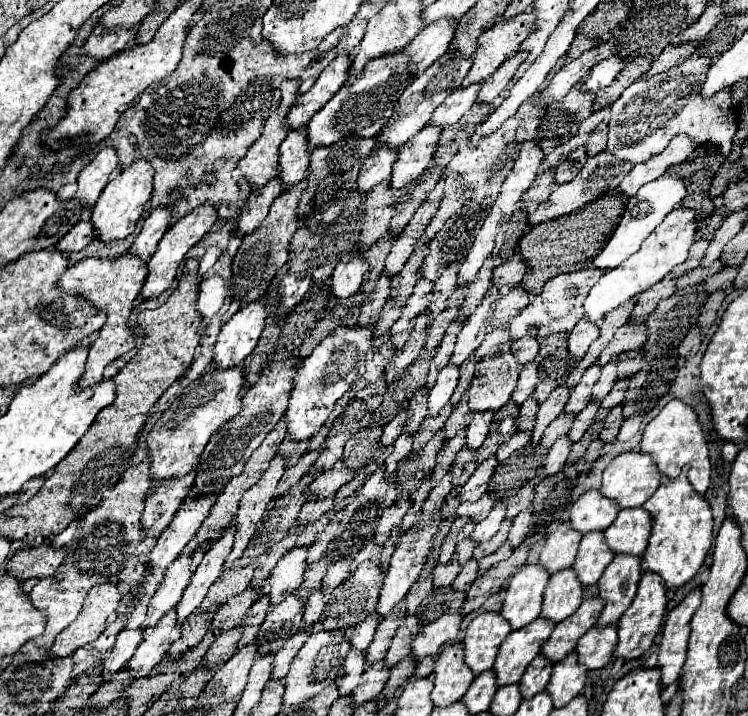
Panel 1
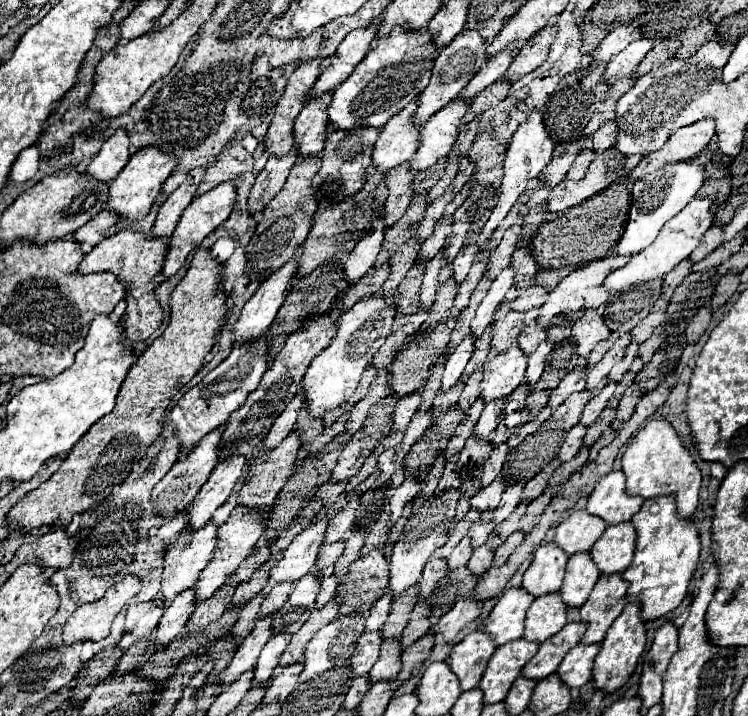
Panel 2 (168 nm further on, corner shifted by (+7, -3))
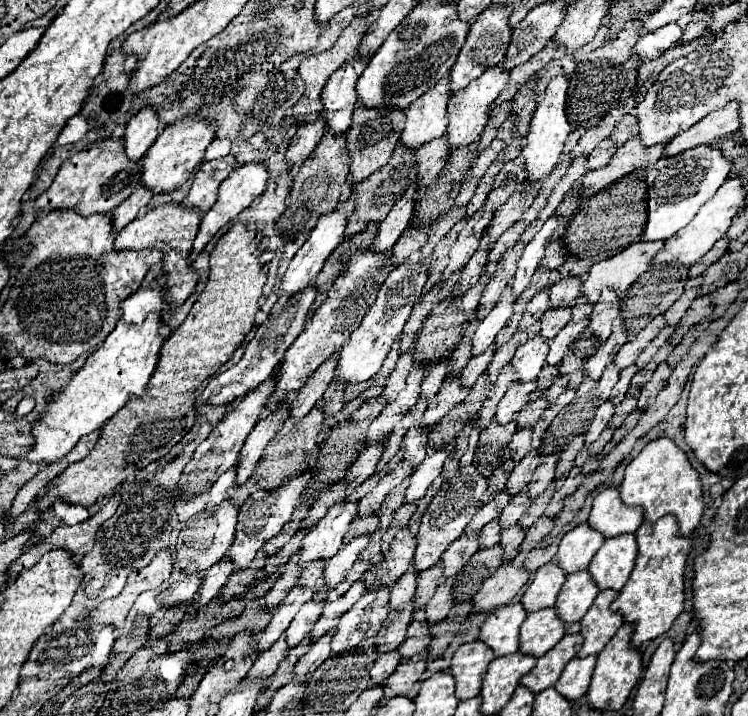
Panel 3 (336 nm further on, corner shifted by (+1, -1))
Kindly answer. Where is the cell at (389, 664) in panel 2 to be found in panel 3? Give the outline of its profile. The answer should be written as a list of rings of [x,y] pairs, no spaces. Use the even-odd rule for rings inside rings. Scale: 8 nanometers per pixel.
[[[414,620],[410,626],[408,626],[408,640],[398,648],[398,652],[406,658],[412,658],[416,652],[428,648],[430,644],[430,632],[428,632],[428,622],[424,620]]]

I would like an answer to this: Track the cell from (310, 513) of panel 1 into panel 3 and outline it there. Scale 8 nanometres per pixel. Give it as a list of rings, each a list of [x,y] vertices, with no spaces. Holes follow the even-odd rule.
[[[373,445],[360,453],[358,459],[348,469],[348,471],[350,471],[346,475],[348,488],[355,489],[375,473],[376,465],[379,462],[383,451],[383,446]]]

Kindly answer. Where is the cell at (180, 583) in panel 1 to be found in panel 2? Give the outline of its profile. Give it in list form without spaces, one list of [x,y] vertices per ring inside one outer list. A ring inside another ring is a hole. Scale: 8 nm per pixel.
[[[208,522],[204,528],[196,530],[196,532],[188,532],[182,530],[174,548],[170,548],[164,556],[164,570],[162,570],[162,588],[156,596],[156,602],[162,604],[170,604],[170,600],[174,600],[174,596],[178,596],[180,592],[184,592],[186,588],[194,588],[198,574],[204,570],[204,566],[210,562],[212,558],[212,550],[216,546],[216,526],[212,522]]]

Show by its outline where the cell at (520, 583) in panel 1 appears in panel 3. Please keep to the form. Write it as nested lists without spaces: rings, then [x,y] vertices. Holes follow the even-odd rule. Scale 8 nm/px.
[[[506,604],[488,614],[480,626],[478,640],[494,650],[494,656],[508,656],[518,652],[518,630],[526,618],[520,604]]]

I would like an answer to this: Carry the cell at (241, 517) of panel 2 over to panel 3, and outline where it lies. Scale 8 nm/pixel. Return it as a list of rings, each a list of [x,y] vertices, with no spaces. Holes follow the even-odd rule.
[[[292,478],[290,482],[274,488],[274,490],[256,490],[254,494],[248,496],[248,500],[244,502],[244,506],[240,508],[238,514],[238,526],[236,526],[236,538],[228,550],[228,556],[232,558],[236,570],[246,568],[252,564],[256,552],[272,538],[276,536],[282,526],[290,520],[290,516],[294,514],[294,510],[300,506],[300,496],[306,490],[310,482],[302,482],[302,478]]]

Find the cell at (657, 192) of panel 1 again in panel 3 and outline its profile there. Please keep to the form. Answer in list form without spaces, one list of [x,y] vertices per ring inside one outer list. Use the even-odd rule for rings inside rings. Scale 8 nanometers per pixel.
[[[702,144],[692,150],[684,150],[672,158],[660,158],[654,168],[650,170],[646,184],[648,184],[648,222],[642,234],[642,240],[668,240],[680,228],[684,228],[700,210],[712,194],[726,182],[732,170],[732,162],[722,156],[720,148],[714,144]]]

